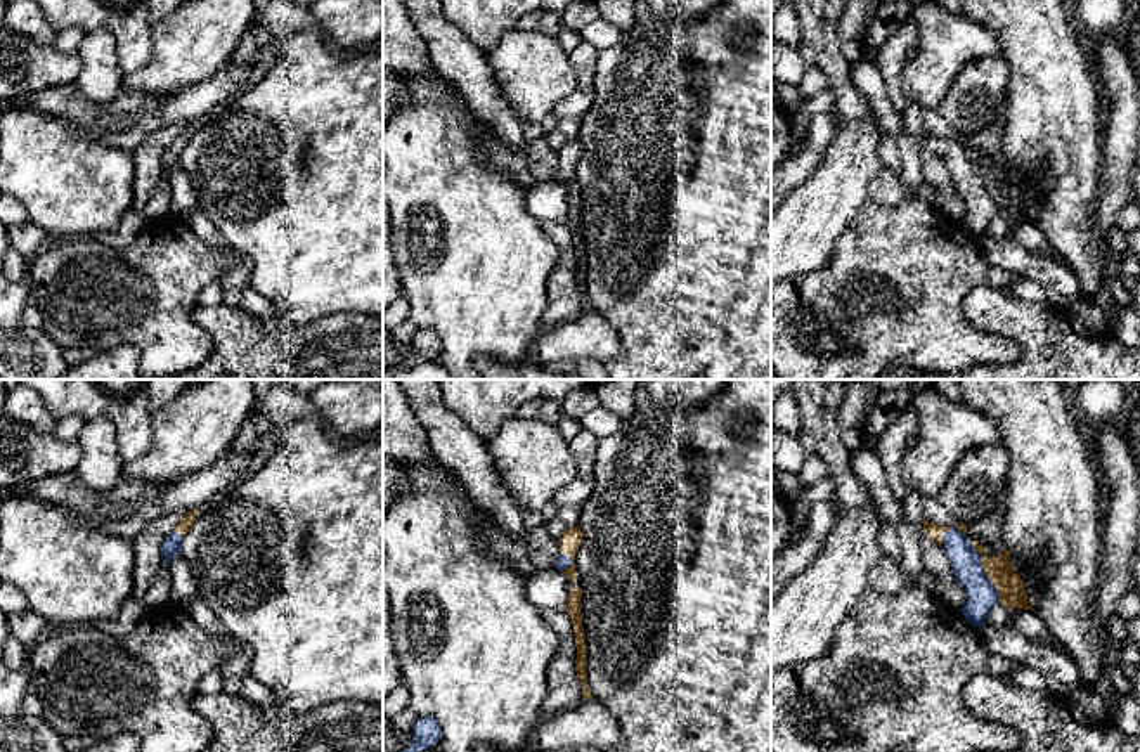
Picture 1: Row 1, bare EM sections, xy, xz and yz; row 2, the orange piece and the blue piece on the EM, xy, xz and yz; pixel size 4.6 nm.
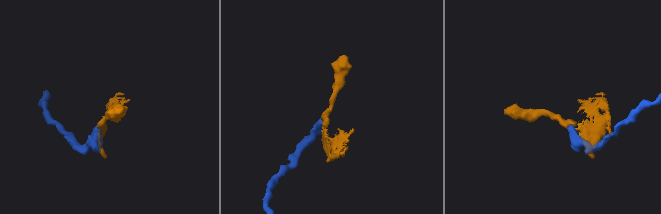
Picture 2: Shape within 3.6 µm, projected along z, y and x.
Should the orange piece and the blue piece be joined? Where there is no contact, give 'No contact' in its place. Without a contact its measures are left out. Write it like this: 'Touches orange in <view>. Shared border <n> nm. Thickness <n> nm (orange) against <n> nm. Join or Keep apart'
Touches orange in yz. Shared border 320 nm. Thickness 130 nm (orange) against 140 nm. Join

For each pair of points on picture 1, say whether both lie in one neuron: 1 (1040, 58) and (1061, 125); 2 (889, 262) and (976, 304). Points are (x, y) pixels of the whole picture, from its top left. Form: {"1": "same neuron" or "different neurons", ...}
{"1": "same neuron", "2": "different neurons"}

